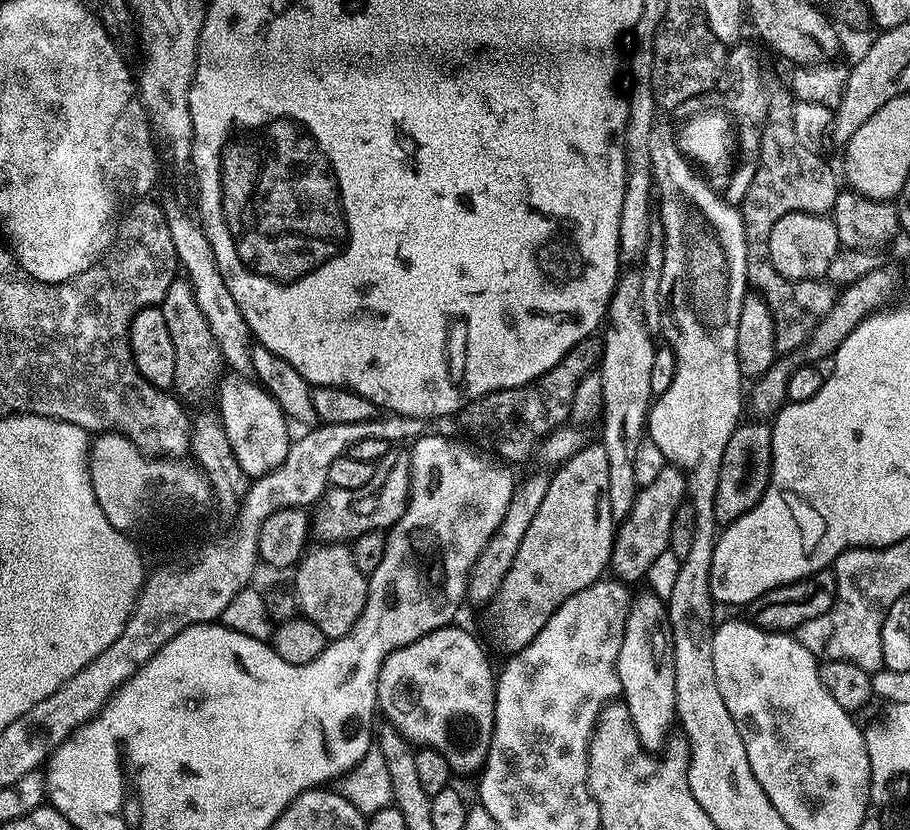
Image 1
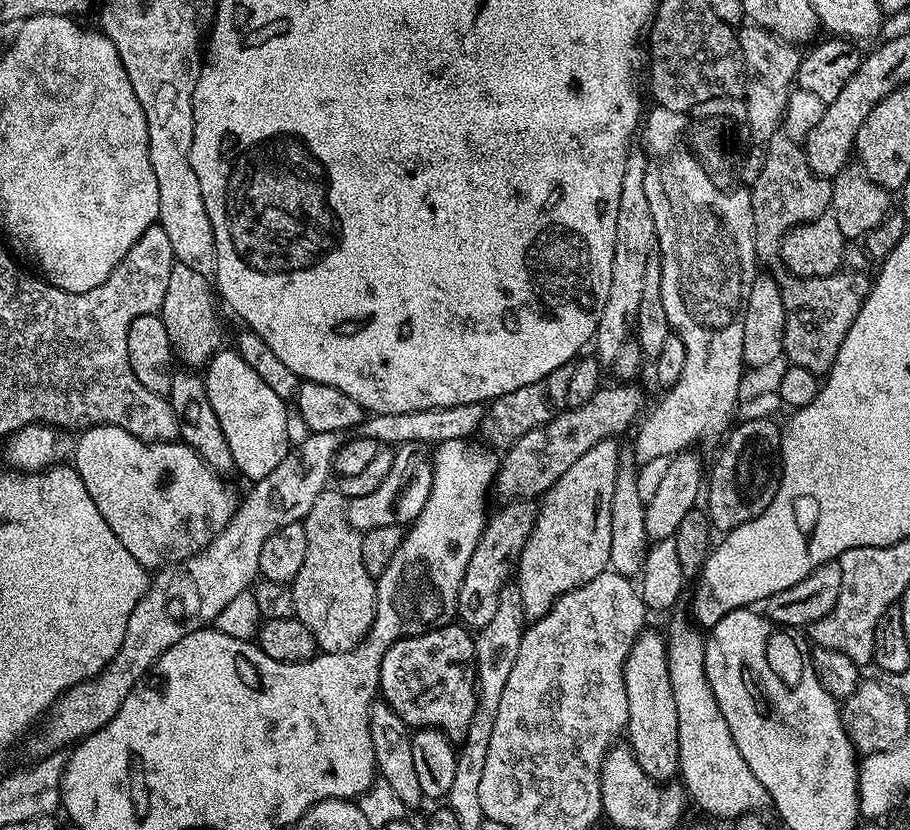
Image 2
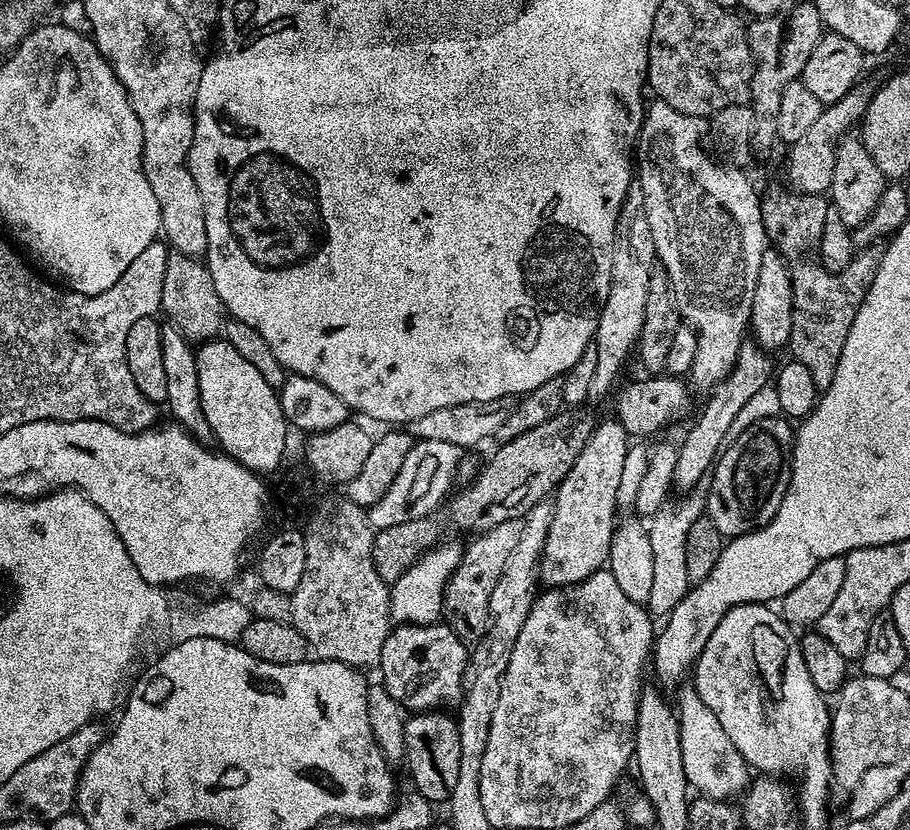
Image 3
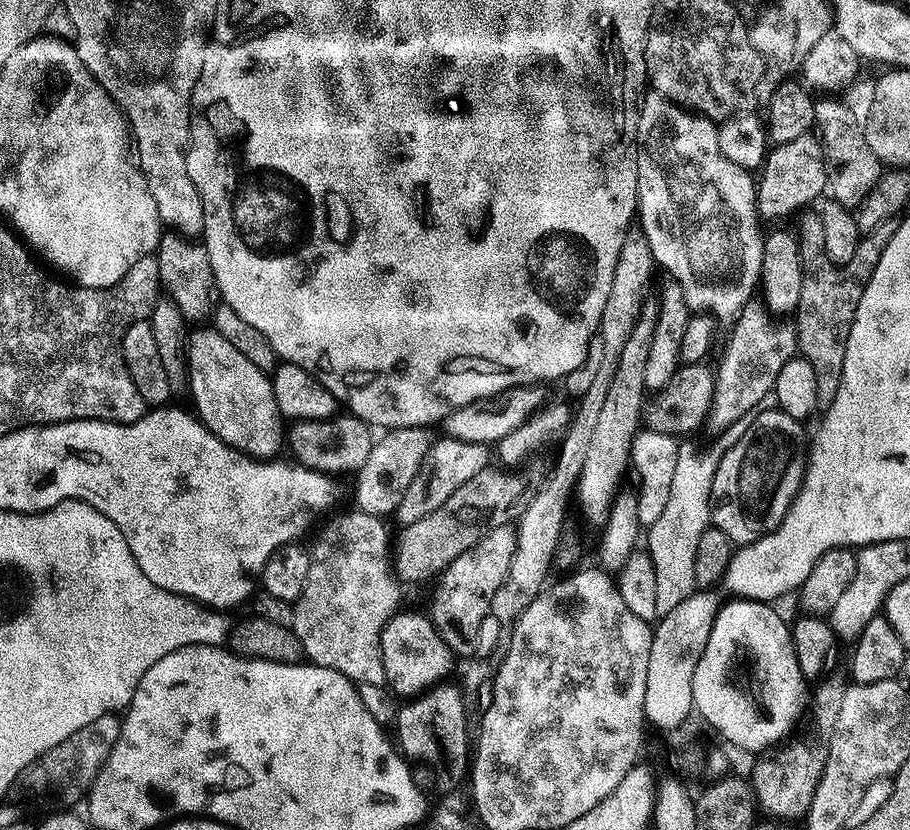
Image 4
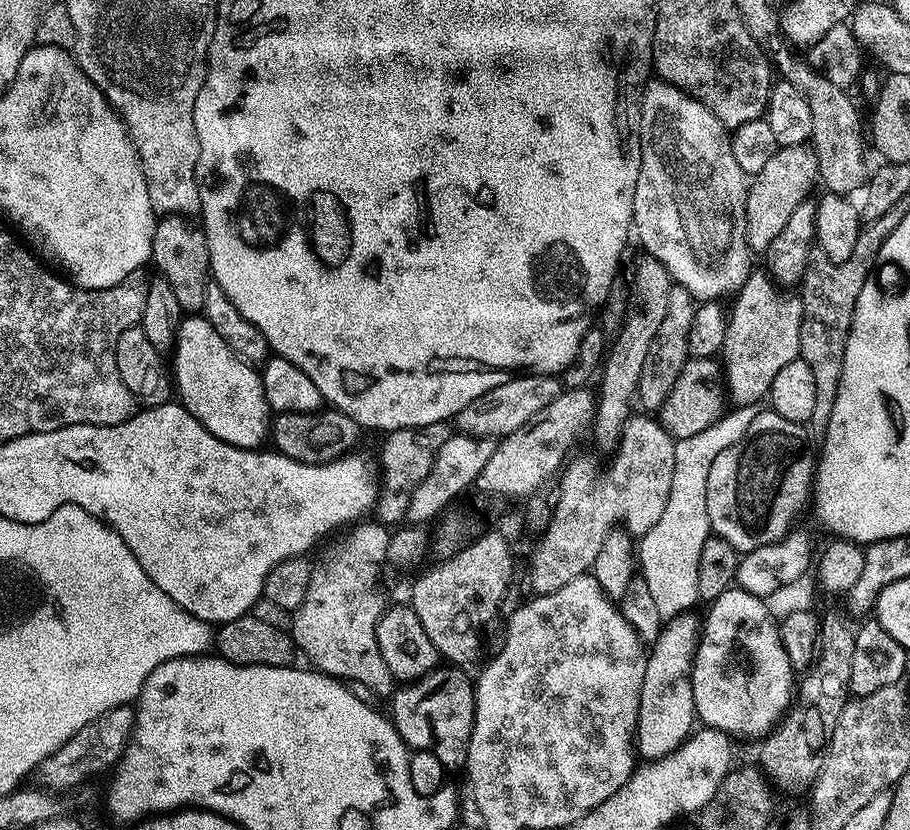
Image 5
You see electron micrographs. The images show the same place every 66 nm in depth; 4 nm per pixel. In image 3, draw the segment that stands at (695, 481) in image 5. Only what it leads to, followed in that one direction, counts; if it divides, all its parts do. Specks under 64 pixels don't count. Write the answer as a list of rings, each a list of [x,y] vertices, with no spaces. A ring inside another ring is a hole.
[[[692,490],[680,501],[669,503],[651,517],[648,537],[650,546],[654,546],[654,582],[651,584],[647,609],[653,617],[664,618],[682,602],[682,598],[690,587],[686,578],[686,534],[690,526],[706,512],[706,496],[703,491]]]

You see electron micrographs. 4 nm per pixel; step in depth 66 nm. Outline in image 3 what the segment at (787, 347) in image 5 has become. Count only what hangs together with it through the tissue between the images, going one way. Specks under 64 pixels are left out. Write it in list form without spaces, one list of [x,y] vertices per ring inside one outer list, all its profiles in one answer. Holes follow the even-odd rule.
[[[748,342],[741,347],[738,358],[734,366],[728,371],[728,376],[724,380],[717,380],[711,389],[708,401],[704,404],[704,413],[692,424],[692,429],[684,436],[680,448],[675,453],[673,485],[680,490],[692,490],[697,487],[700,479],[705,479],[709,470],[715,465],[718,459],[718,453],[725,447],[730,433],[733,431],[732,423],[736,416],[744,412],[744,407],[763,390],[769,387],[770,381],[774,376],[774,364],[772,368],[773,357],[765,352],[763,348],[755,343]],[[732,428],[732,429],[731,429]],[[729,431],[729,432],[728,432]],[[725,439],[725,440],[724,440]]]

